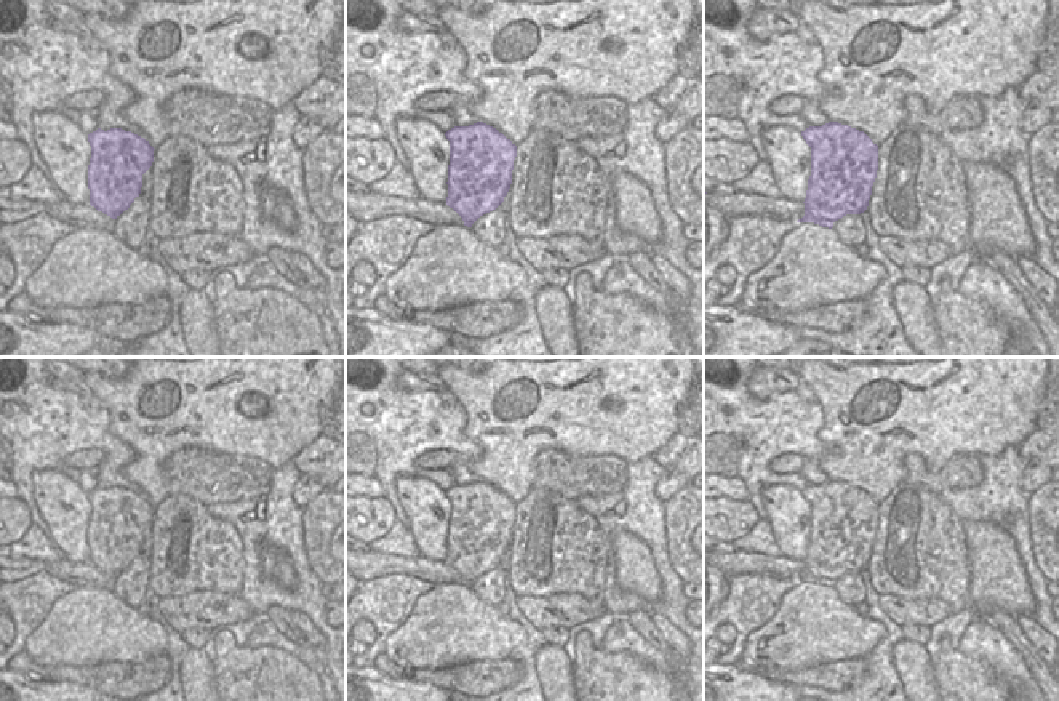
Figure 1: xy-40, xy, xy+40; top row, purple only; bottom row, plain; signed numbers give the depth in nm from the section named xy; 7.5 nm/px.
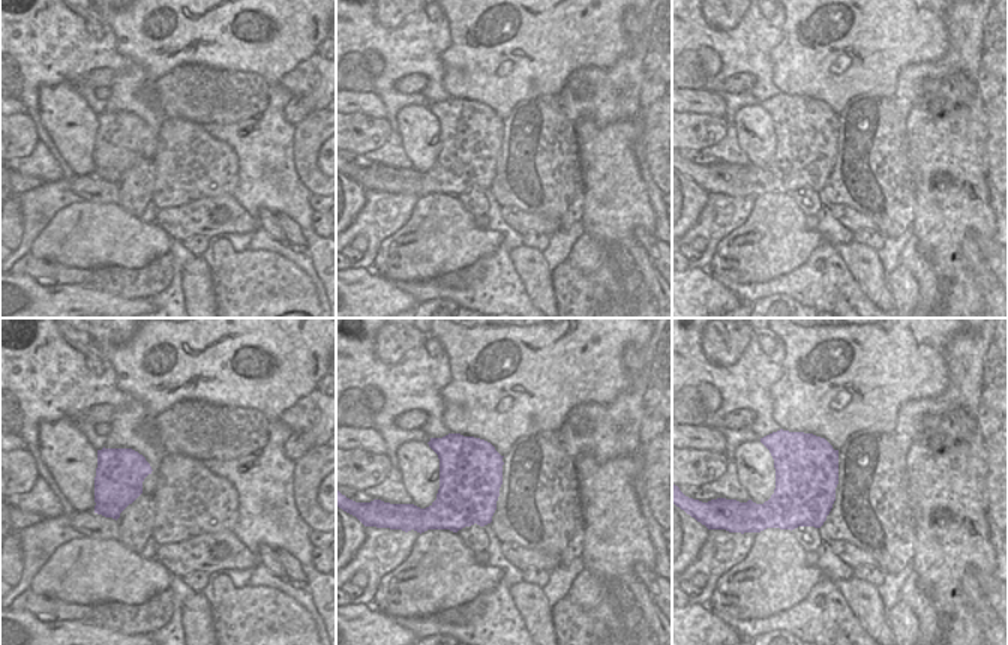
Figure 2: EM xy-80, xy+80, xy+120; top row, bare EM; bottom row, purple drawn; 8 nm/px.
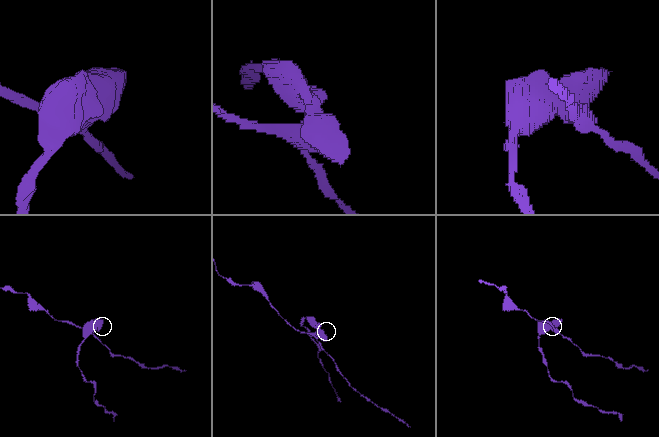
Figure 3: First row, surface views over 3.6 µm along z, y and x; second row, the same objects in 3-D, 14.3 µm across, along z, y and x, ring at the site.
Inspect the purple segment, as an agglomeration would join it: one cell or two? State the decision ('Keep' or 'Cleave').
Cleave

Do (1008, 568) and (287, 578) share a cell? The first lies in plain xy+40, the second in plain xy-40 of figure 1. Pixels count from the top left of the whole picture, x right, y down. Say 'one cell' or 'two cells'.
one cell

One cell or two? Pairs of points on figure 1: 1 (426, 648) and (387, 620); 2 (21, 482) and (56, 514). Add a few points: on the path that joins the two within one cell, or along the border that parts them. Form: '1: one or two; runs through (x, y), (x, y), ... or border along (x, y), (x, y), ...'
1: two; border along (419, 596), (410, 615), (387, 636), (384, 652)
2: two; border along (35, 469), (32, 474), (34, 503), (47, 527)

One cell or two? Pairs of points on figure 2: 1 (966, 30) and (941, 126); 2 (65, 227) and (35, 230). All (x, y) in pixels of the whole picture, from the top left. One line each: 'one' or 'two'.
1: two
2: two

